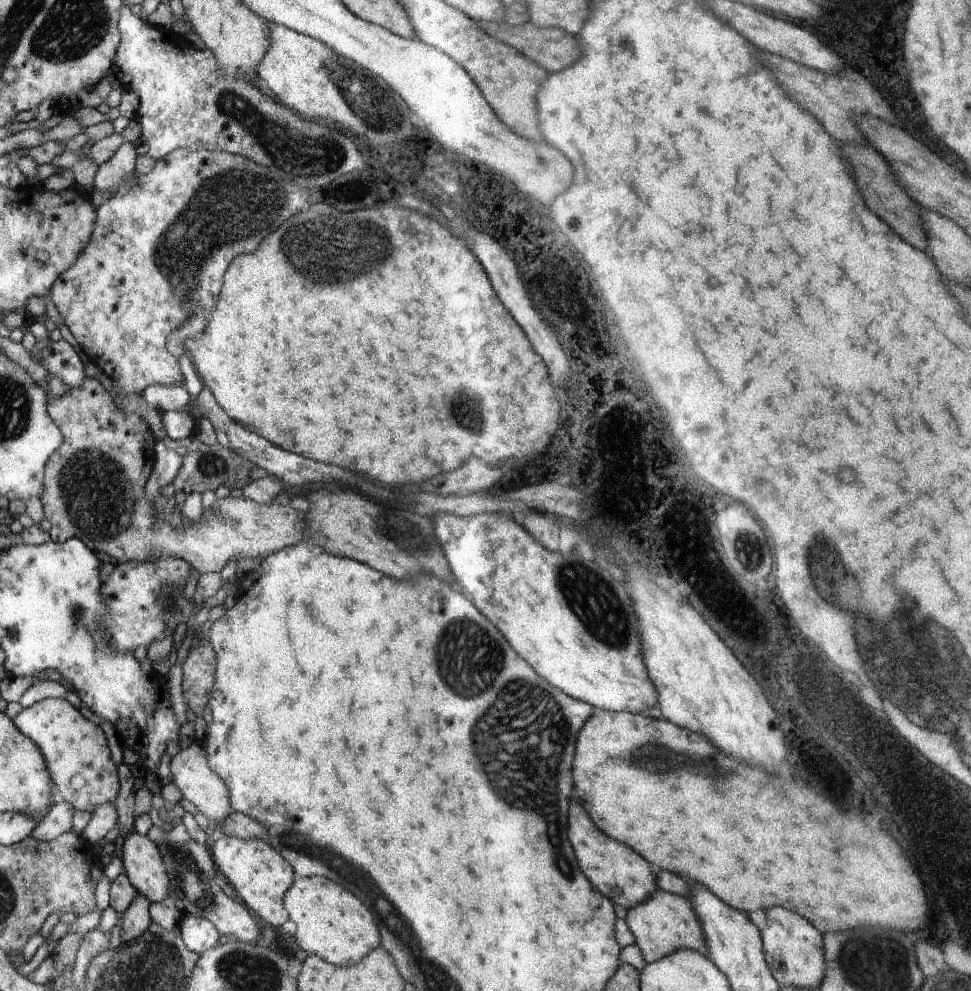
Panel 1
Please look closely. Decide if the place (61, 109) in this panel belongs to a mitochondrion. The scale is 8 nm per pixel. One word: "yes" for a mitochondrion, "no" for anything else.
no

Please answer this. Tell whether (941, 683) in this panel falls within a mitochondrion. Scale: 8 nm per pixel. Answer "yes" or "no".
yes

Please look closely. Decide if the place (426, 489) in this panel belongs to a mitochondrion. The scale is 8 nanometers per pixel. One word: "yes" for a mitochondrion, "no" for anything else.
no

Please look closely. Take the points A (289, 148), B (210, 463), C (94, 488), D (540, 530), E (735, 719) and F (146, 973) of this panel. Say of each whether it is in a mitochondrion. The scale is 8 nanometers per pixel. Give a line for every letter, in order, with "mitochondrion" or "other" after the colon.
A: mitochondrion
B: mitochondrion
C: mitochondrion
D: other
E: other
F: mitochondrion

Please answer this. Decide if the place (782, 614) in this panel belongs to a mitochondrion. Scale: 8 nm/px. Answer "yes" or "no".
no

